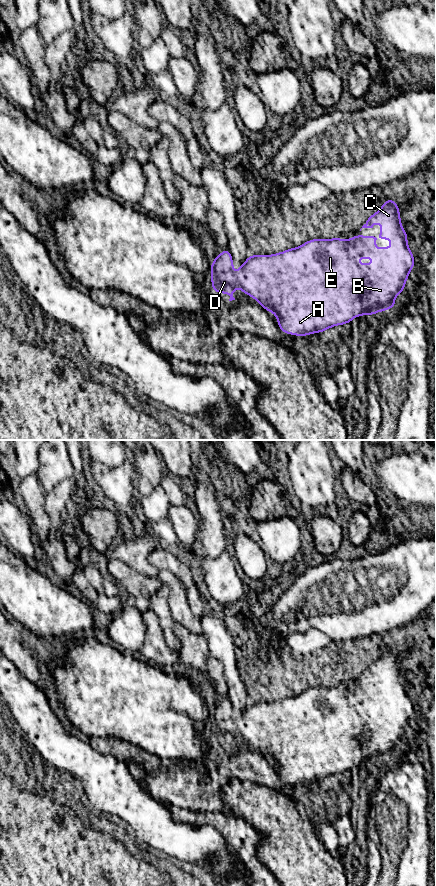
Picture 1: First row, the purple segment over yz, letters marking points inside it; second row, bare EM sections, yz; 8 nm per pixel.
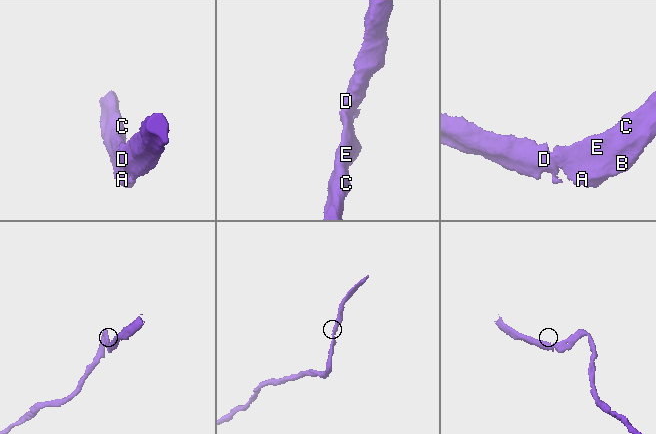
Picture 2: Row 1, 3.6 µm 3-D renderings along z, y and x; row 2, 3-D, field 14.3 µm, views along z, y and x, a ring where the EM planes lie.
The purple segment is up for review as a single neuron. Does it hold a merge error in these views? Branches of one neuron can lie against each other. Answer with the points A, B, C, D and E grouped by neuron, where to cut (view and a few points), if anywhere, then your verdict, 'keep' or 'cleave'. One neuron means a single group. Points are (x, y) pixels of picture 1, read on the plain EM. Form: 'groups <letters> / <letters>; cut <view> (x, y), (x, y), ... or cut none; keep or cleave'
groups A B C D E; cut none; keep

